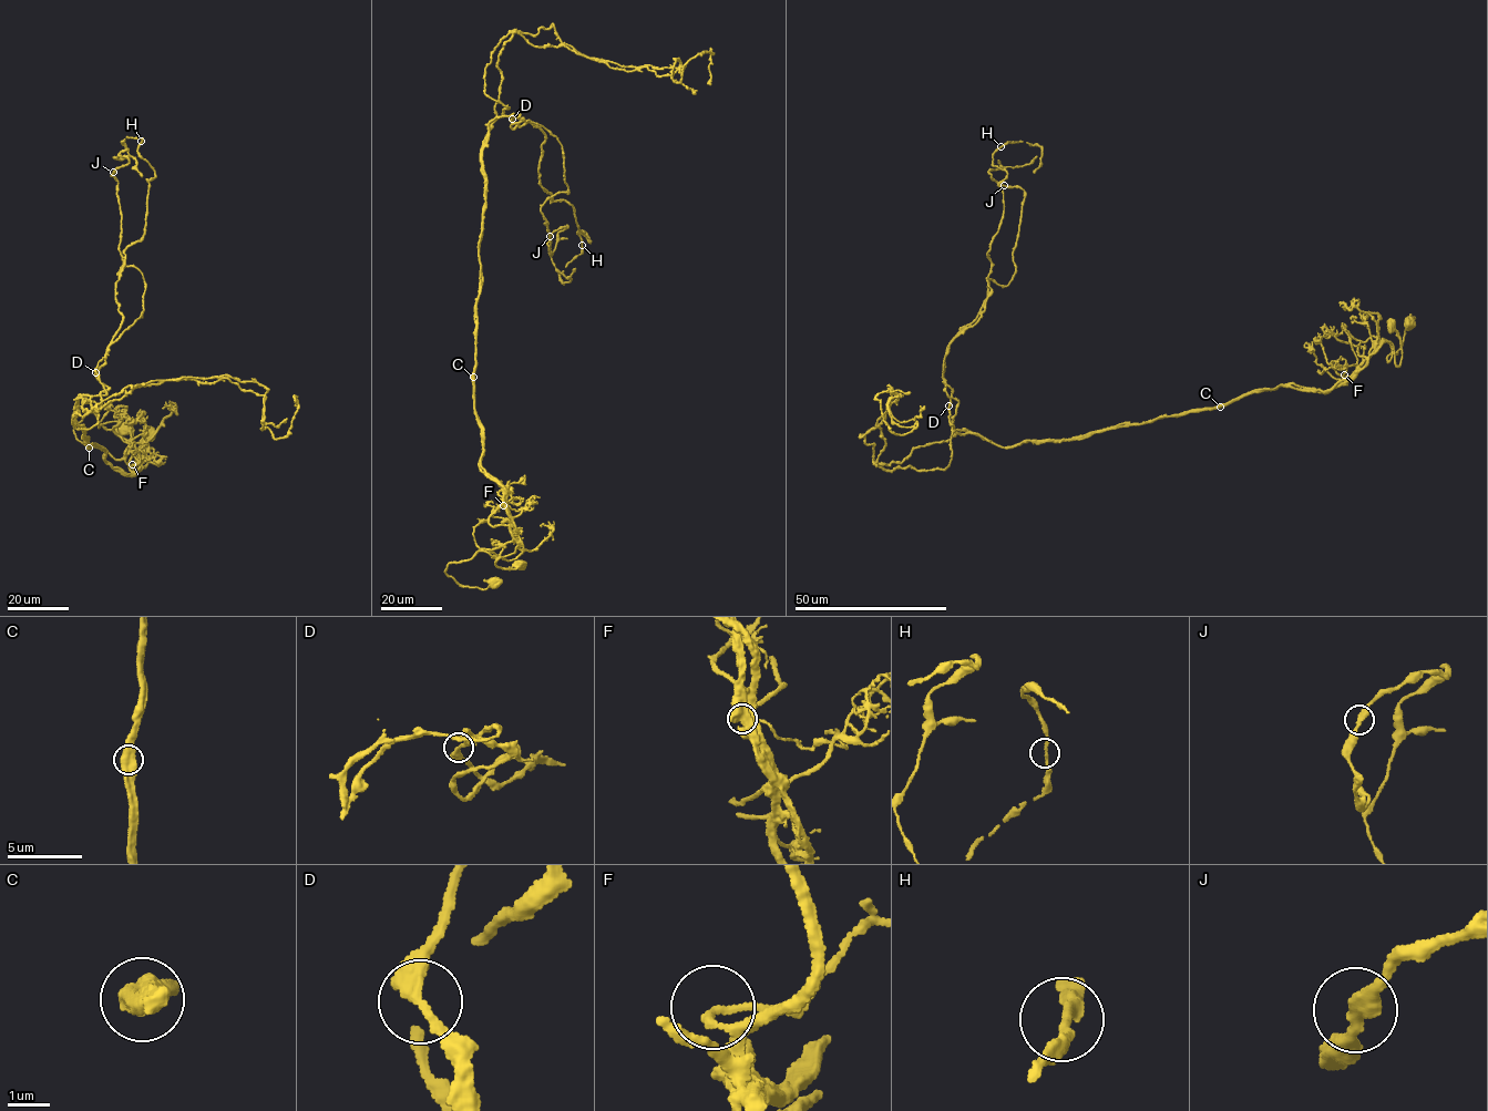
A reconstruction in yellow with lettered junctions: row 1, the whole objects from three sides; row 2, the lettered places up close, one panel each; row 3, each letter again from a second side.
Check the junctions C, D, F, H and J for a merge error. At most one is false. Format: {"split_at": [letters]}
{"split_at": ["C"]}

